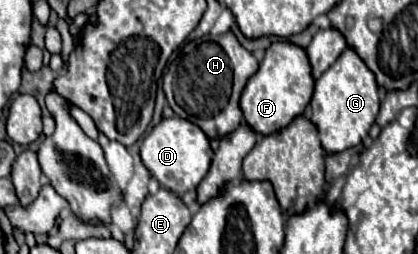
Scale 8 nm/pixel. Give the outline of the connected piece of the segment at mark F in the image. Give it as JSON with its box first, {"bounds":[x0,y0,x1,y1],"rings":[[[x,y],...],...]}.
{"bounds":[240,41,314,135],"rings":[[[274,41],[266,49],[260,69],[248,79],[242,91],[240,107],[242,107],[246,123],[256,133],[270,135],[286,127],[294,117],[306,111],[312,91],[314,91],[314,77],[312,77],[312,67],[310,67],[306,49],[288,41]]]}

